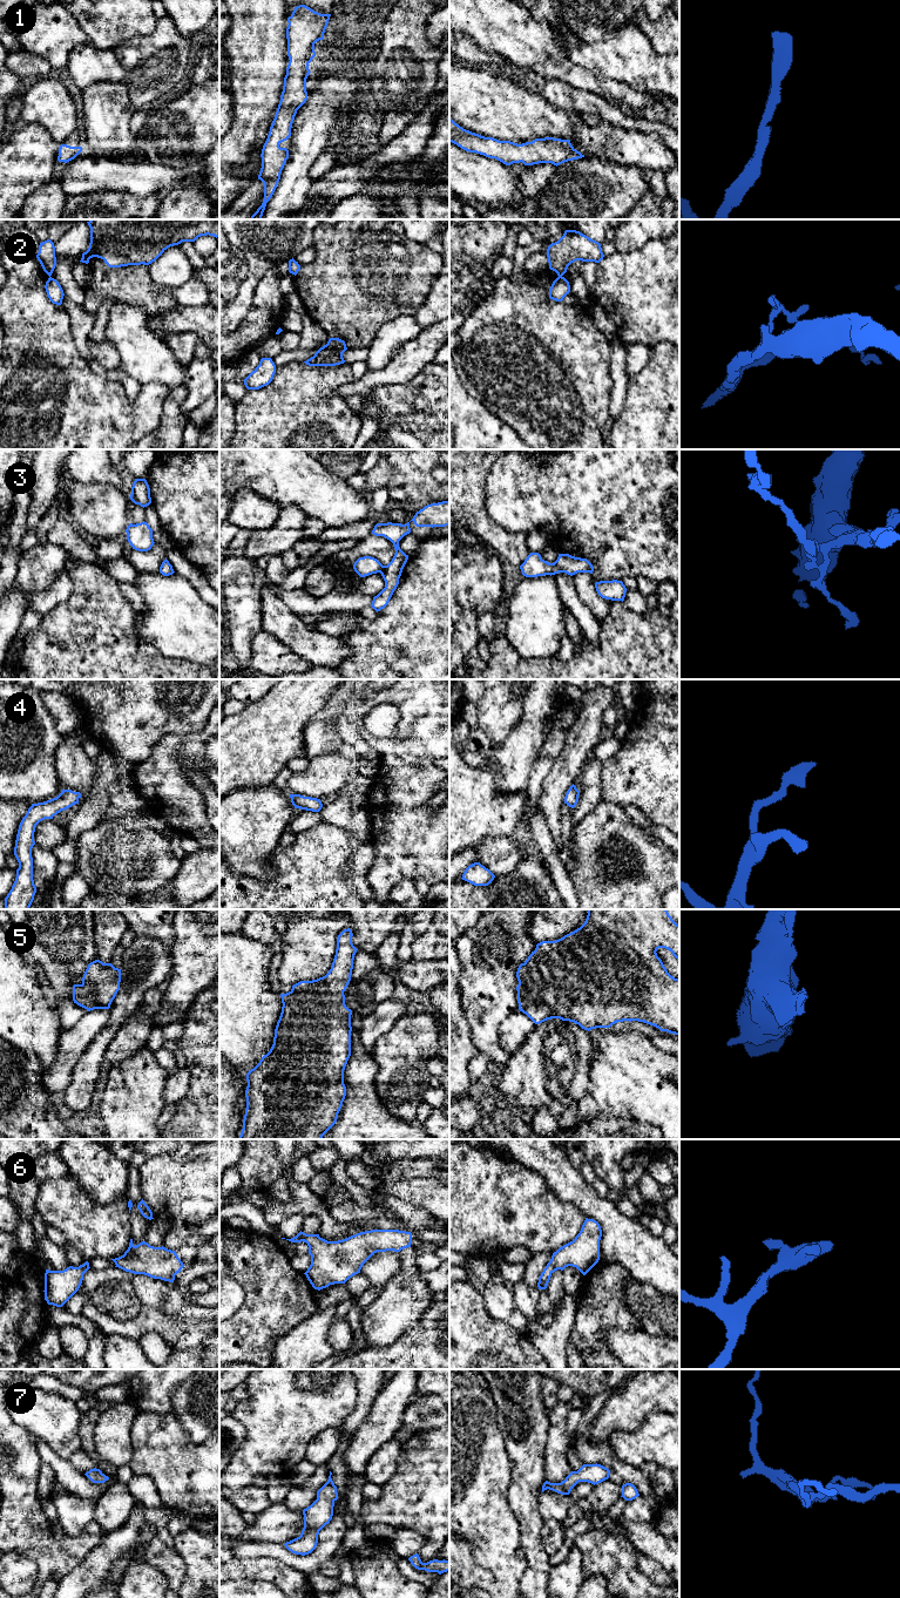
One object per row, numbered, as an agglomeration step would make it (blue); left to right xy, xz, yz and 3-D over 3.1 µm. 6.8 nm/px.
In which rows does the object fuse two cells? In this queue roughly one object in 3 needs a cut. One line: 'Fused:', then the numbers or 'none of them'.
Fused: 2

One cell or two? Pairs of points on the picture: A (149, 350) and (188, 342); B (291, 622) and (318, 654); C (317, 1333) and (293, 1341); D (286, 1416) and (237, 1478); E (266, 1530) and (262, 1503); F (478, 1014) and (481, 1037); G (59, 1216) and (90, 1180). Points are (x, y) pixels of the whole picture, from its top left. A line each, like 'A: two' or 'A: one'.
A: two
B: one
C: one
D: one
E: two
F: one
G: two

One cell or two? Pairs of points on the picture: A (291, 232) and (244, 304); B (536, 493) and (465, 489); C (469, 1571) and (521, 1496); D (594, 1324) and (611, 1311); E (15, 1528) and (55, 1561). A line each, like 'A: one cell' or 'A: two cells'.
A: one cell
B: two cells
C: two cells
D: one cell
E: one cell

